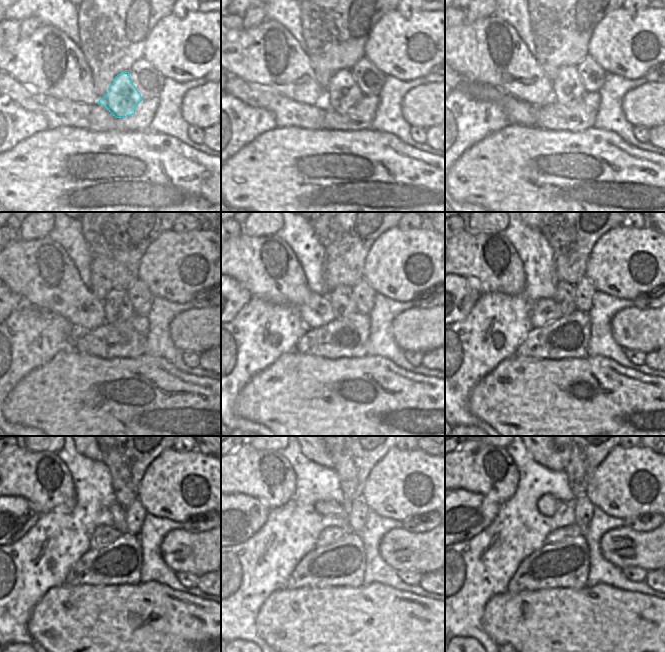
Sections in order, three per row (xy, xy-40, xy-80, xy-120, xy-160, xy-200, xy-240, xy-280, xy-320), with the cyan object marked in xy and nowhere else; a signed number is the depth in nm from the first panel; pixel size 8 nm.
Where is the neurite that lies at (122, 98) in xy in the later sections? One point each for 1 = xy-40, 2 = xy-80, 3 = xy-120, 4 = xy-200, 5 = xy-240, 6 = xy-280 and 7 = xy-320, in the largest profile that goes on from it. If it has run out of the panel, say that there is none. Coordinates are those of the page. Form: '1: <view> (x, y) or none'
1: xy-40 (342, 93)
2: xy-80 (567, 86)
3: xy-120 (118, 308)
4: xy-200 (565, 297)
5: xy-240 (118, 512)
6: xy-280 (324, 507)
7: xy-320 (548, 504)

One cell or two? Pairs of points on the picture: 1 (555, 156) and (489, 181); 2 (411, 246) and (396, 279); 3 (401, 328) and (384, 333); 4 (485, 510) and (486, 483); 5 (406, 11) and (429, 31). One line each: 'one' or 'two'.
1: one
2: one
3: two
4: two
5: two

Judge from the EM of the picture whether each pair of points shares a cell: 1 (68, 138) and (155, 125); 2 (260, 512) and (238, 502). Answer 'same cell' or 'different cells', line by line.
1: different cells
2: same cell

